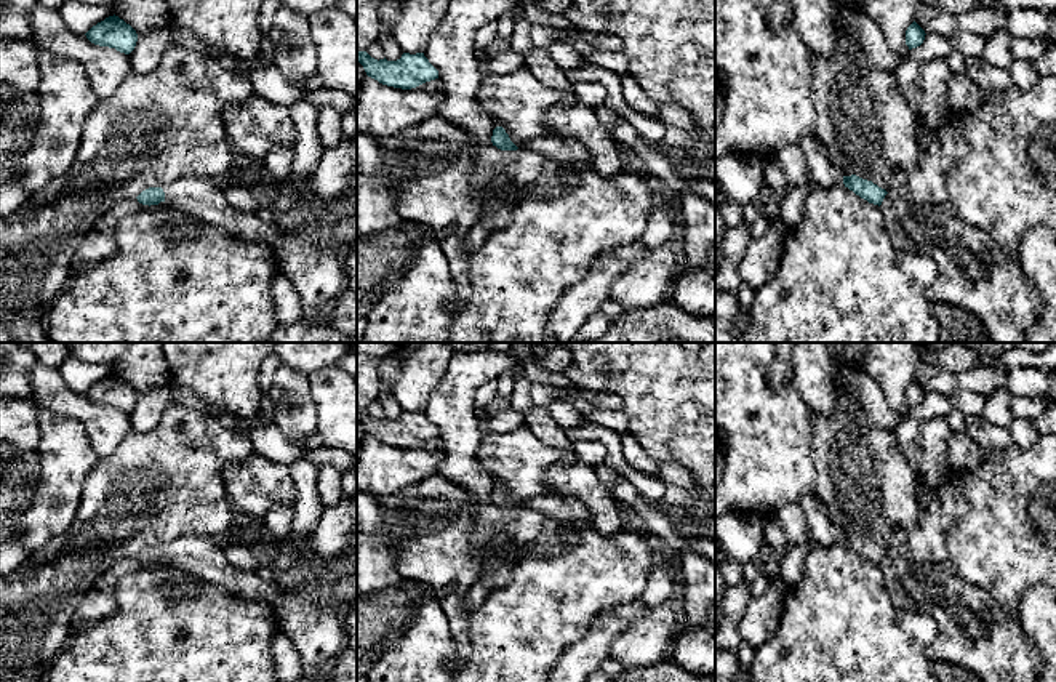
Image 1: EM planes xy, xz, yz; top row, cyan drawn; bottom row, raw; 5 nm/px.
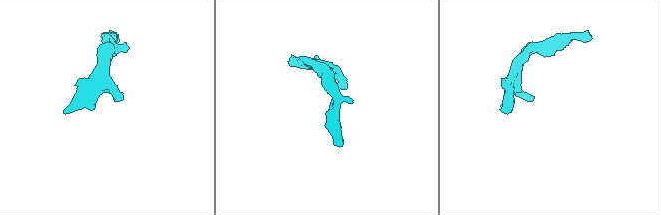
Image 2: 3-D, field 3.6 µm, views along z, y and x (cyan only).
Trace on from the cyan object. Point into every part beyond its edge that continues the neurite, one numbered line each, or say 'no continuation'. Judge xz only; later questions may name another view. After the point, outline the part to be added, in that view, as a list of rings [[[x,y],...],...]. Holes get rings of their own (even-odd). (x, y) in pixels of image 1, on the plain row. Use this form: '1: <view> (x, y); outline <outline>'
no continuation

